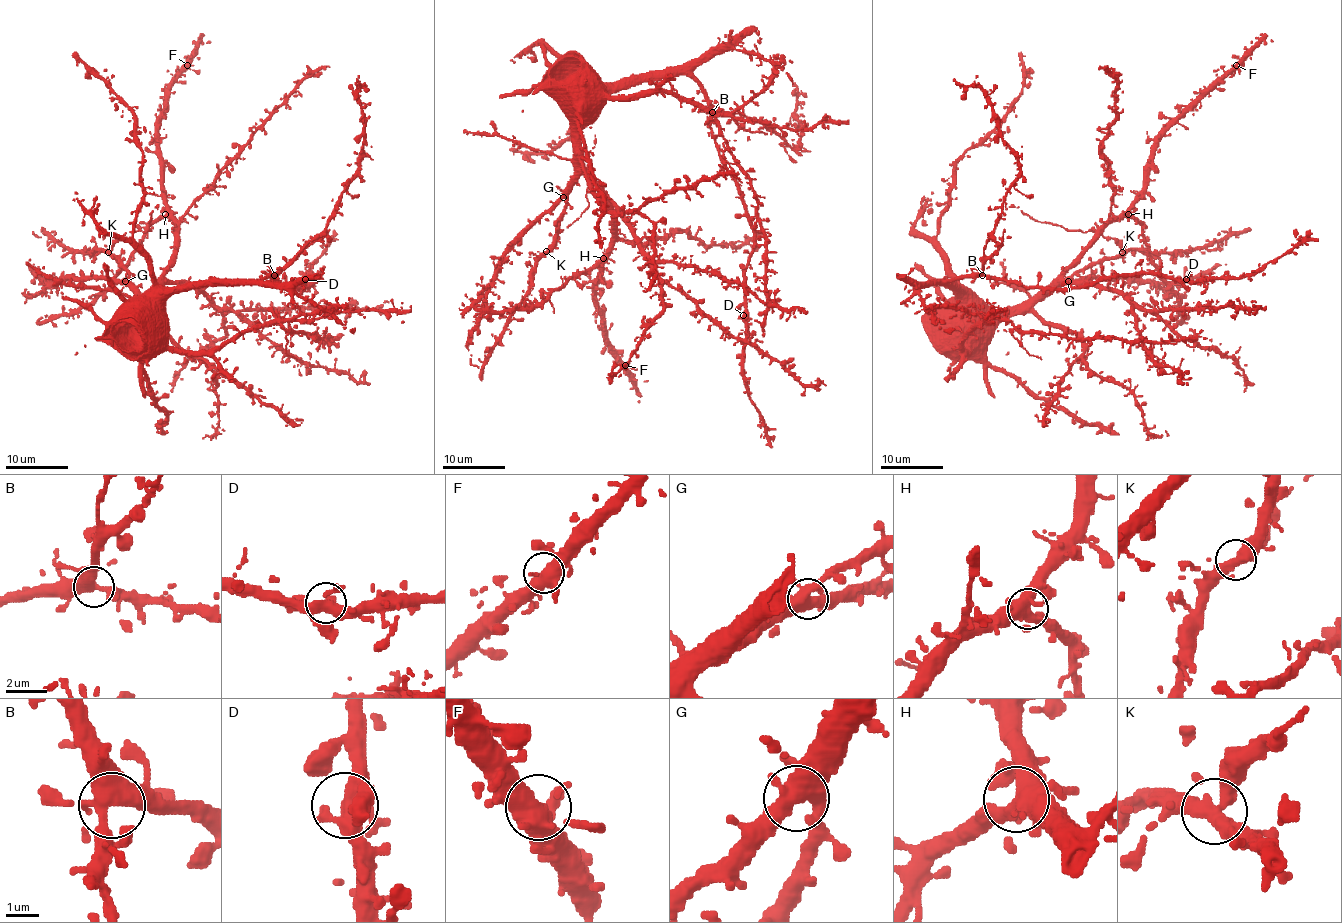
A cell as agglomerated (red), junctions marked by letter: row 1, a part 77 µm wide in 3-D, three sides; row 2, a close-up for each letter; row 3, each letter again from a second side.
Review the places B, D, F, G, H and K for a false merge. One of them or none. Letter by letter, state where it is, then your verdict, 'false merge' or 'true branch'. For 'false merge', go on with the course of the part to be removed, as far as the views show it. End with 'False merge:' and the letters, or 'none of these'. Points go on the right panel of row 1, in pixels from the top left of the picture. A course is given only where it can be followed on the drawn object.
B: place (982, 275); true branch
D: place (1186, 279); true branch
F: place (1236, 65); true branch
G: place (1068, 281); true branch
H: place (1128, 214); true branch
K: place (1122, 252); true branch
False merge: none of these

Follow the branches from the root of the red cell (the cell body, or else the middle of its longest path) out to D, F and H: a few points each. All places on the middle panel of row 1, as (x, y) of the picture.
D: (625, 87), (688, 74), (706, 96), (720, 160), (735, 182), (754, 233), (752, 255), (744, 272), (743, 315)
F: (625, 87), (577, 130), (577, 160), (612, 216), (595, 306), (603, 339), (625, 365)
H: (625, 87), (608, 93), (577, 130), (577, 160), (606, 199), (612, 216), (612, 239), (603, 258)

